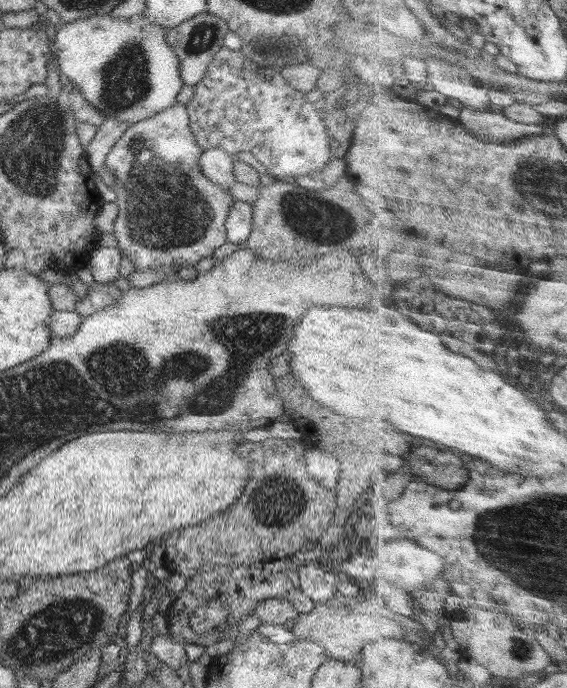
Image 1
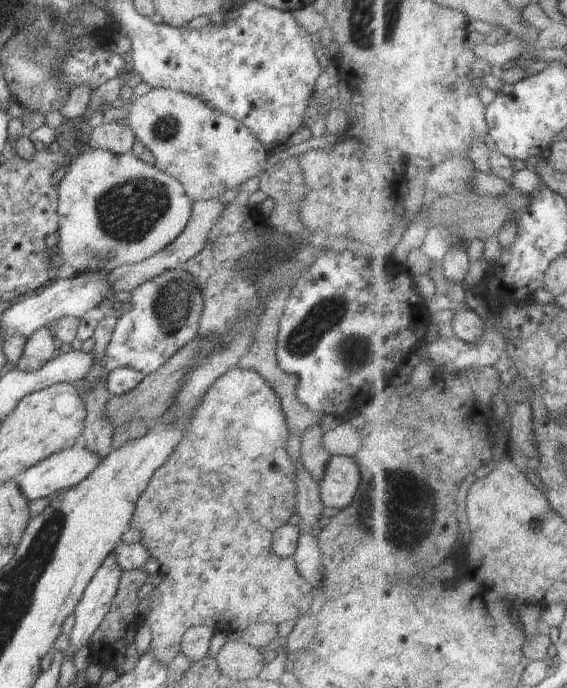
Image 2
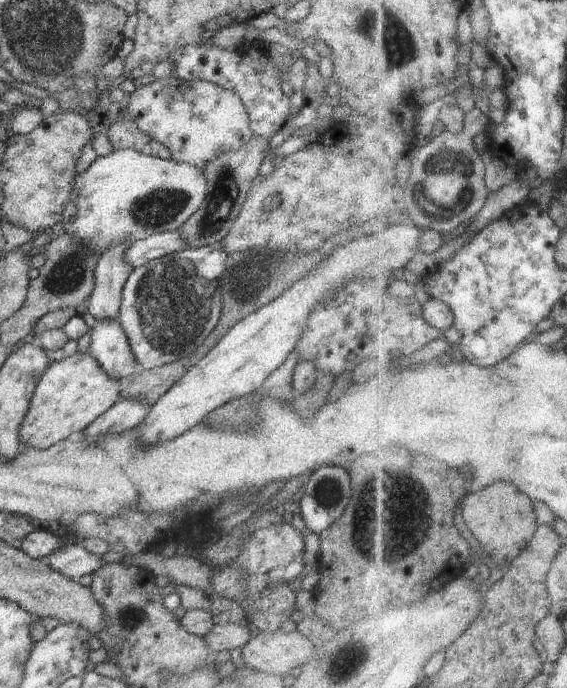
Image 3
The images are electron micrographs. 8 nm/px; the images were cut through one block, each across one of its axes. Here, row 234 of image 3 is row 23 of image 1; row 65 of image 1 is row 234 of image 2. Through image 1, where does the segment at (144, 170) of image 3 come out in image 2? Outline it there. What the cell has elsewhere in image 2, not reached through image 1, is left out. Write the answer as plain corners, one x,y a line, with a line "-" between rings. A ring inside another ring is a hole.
90,148
87,152
75,156
73,162
69,163
68,171
65,172
63,179
57,184
57,192
58,243
54,252
62,257
62,265
59,266
57,275
58,279
67,279
81,275
82,273
94,274
96,271
109,273
114,268
124,265
133,265
154,256
154,254
158,254
158,252
164,250
173,240
176,240
182,230
186,228
193,209
191,198
186,196
186,191
179,180
172,178
172,176
166,174
166,172
162,172
159,168
156,168
155,164
150,166
142,162
139,158
132,156
131,153
117,155
104,149

